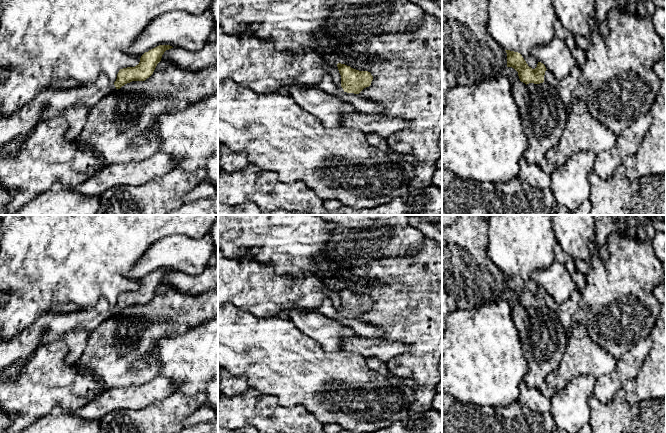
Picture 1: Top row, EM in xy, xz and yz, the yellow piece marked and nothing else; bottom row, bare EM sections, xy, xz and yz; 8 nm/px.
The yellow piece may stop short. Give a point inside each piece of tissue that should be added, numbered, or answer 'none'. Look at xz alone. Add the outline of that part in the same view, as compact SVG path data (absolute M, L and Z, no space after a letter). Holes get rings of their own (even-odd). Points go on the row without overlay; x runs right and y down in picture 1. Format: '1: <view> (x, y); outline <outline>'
1: xz (327, 309); outline M330 298L324 299L317 311L322 315L333 319L340 319L344 316L341 310L337 310L334 308Z

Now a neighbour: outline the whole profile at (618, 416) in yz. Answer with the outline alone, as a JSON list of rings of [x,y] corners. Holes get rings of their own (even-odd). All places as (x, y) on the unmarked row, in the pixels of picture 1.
[[[623,389],[609,403],[589,397],[591,433],[666,433],[666,398],[631,404]]]

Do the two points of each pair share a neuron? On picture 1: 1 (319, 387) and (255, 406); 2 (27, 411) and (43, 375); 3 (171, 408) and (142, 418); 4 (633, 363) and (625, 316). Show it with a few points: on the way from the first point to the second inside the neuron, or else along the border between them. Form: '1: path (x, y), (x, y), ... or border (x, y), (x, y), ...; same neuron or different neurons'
1: border (255, 390), (273, 395), (283, 405), (300, 405); different neurons
2: path (27, 402), (42, 384); same neuron
3: path (164, 415), (161, 418), (149, 418); same neuron
4: border (649, 336), (640, 339), (617, 360); different neurons

